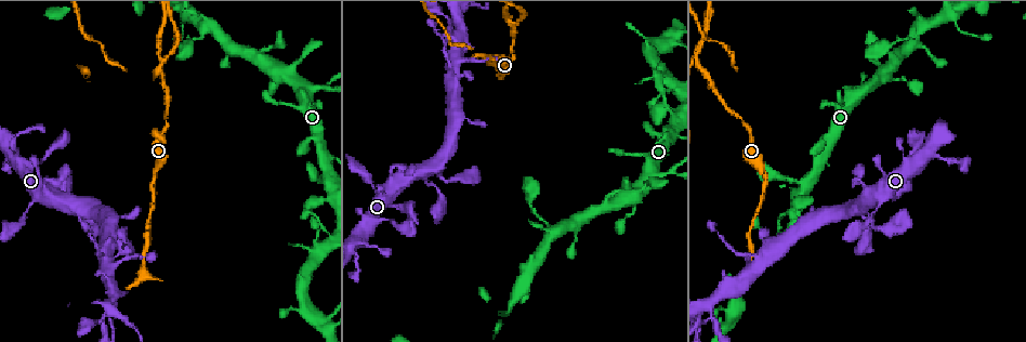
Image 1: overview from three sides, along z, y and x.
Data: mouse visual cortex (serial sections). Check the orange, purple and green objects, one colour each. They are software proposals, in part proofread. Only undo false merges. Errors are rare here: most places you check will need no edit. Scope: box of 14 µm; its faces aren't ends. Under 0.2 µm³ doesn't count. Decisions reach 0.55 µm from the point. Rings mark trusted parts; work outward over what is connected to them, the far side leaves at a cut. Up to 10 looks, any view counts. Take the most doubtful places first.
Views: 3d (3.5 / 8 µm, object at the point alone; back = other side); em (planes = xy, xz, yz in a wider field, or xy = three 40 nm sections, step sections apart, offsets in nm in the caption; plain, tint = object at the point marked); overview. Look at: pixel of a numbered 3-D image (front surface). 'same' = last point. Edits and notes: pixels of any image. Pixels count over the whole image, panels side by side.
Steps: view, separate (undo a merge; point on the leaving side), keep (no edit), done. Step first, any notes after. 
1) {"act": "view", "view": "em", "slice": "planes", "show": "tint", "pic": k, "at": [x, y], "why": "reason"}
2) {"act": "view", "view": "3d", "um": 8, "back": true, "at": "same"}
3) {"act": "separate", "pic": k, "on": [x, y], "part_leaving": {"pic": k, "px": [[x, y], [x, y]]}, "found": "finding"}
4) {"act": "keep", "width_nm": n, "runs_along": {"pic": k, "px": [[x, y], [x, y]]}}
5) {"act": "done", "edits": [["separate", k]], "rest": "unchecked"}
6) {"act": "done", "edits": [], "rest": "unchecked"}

{"act": "view", "view": "3d", "um": 3.5, "back": true, "pic": 1, "at": [165, 13], "why": "a narrow waist"}

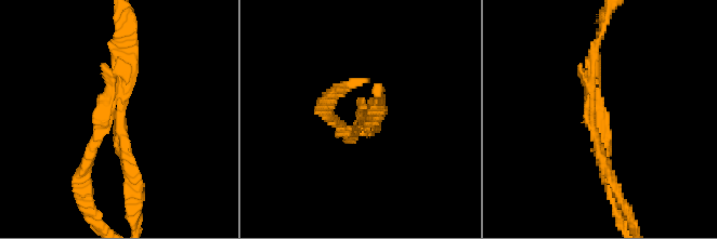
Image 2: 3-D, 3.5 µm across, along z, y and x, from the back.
{"act": "separate", "pic": 2, "on": [90, 150], "part_leaving": {"pic": 2, "px": [[108, 124], [81, 171], [85, 208]]}, "found": "two cells meet here"}

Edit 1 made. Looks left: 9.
{"act": "view", "view": "overview", "why": "see it whole again"}

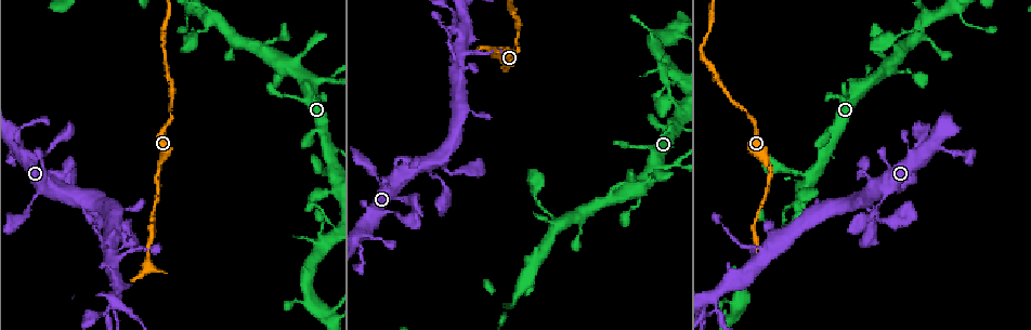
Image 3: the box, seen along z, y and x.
{"act": "view", "view": "3d", "um": 8, "pic": 3, "at": [872, 205], "why": "narrows sharply"}

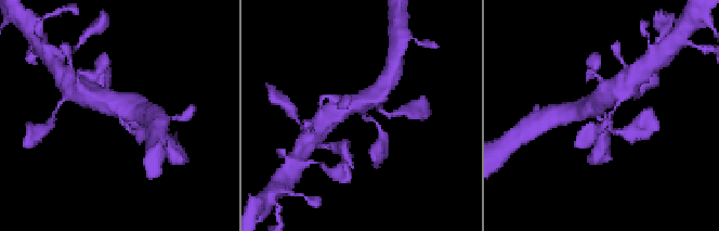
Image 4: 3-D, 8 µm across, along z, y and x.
{"act": "view", "view": "3d", "um": 3.5, "pic": 4, "at": [363, 109], "why": "closer look"}

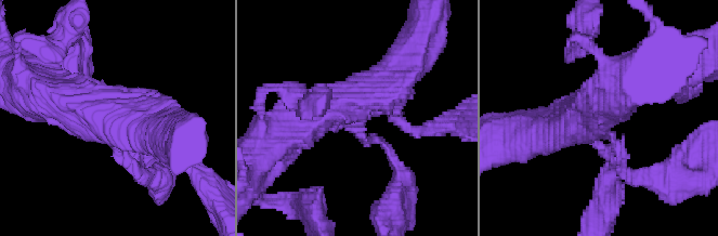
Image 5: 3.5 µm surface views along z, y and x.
{"act": "view", "view": "em", "slice": "xy", "step": 1, "show": "tint", "pic": 5, "at": [354, 117], "arms": 4, "arm_widths_nm": [150, 150, 500, 700]}

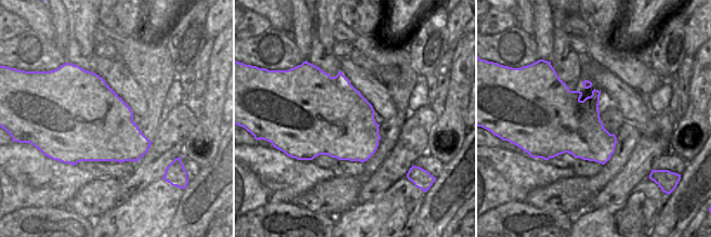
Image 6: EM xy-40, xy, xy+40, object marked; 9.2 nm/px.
{"act": "keep", "runs_along": {"pic": 5, "px": [[294, 129], [377, 90], [406, 57]]}, "found": "one cell here"}

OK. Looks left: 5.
{"act": "view", "view": "3d", "um": 3.5, "back": true, "pic": 3, "at": [712, 314], "why": "narrows sharply"}

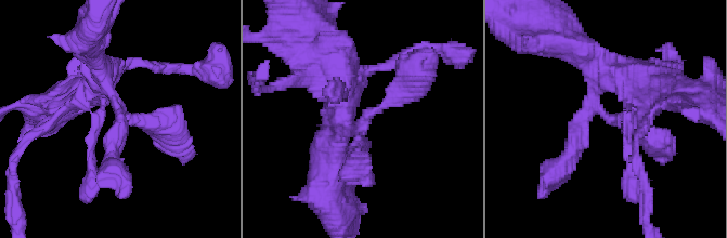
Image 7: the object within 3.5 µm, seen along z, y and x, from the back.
{"act": "view", "view": "em", "slice": "xy", "step": 5, "show": "tint", "pic": 7, "at": [608, 114], "arms": 3, "arm_widths_nm": [250, 300, 300]}

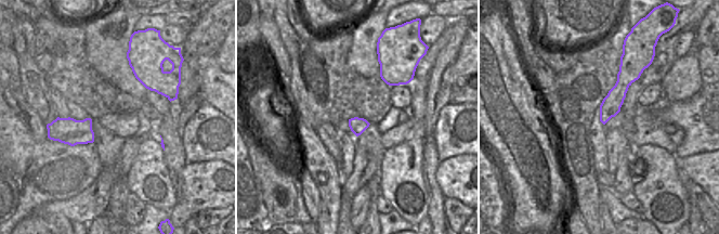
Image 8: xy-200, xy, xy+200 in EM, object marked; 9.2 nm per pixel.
{"act": "keep", "width_nm": 150, "runs_along": {"pic": 7, "px": [[96, 60], [126, 120], [172, 143]]}, "found": "continuous, no second cell"}

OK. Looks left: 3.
{"act": "view", "view": "3d", "um": 3.5, "back": true, "pic": 3, "at": [381, 183], "why": "narrows sharply"}

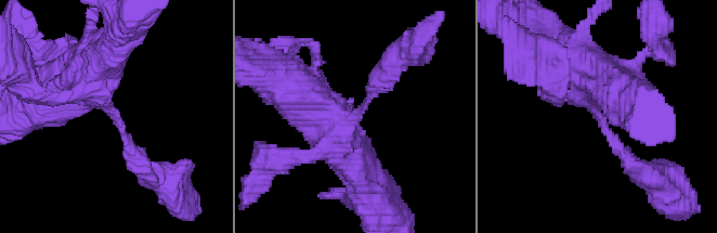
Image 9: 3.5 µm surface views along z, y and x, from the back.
{"act": "view", "view": "em", "slice": "xy", "step": 2, "show": "tint", "pic": 9, "at": [363, 111]}

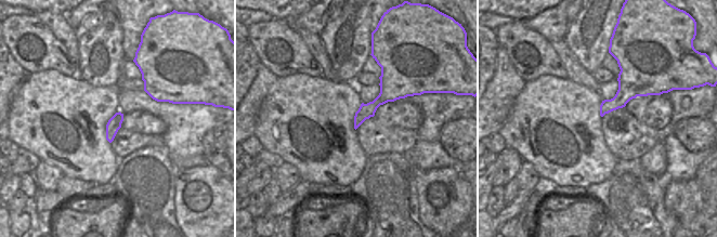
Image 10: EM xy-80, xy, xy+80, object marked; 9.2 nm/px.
{"act": "keep", "runs_along": {"pic": 9, "px": [[89, 70], [82, 78], [150, 175]]}, "found": "one cell here"}

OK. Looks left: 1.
{"act": "done", "edits": [["separate", 2]], "rest": "unchecked"}

